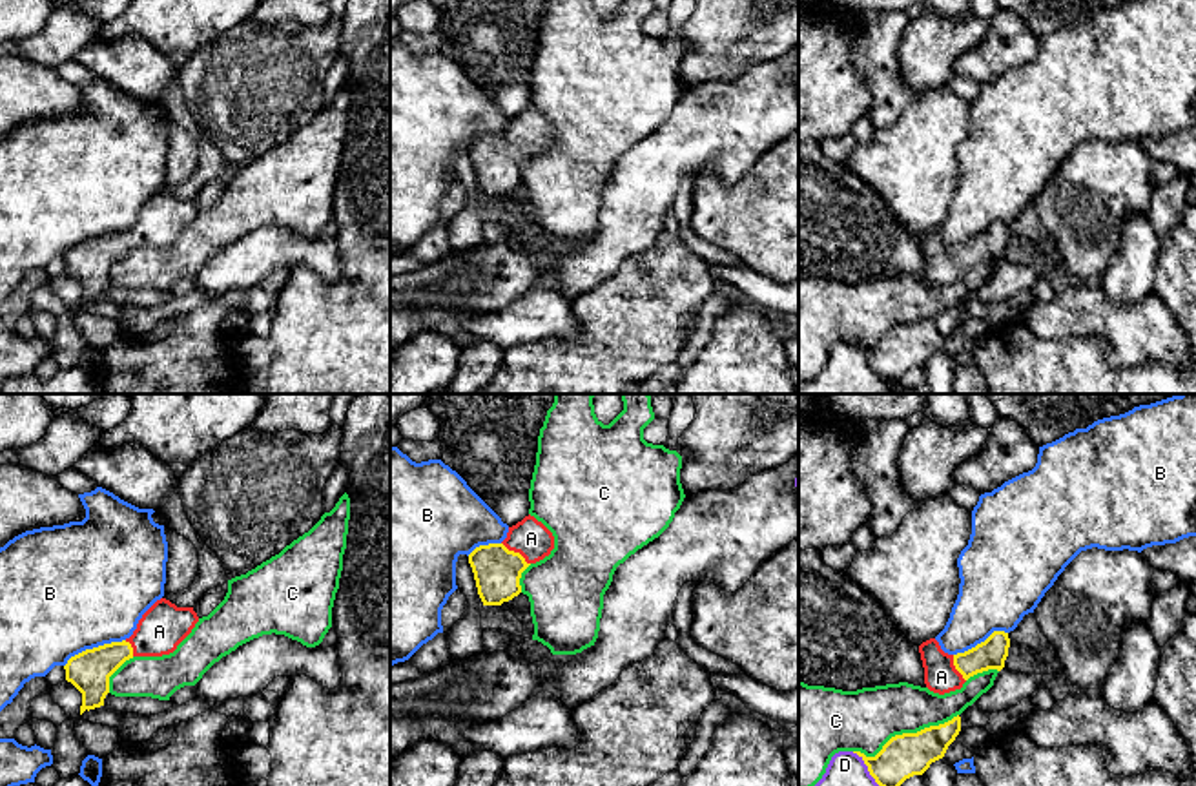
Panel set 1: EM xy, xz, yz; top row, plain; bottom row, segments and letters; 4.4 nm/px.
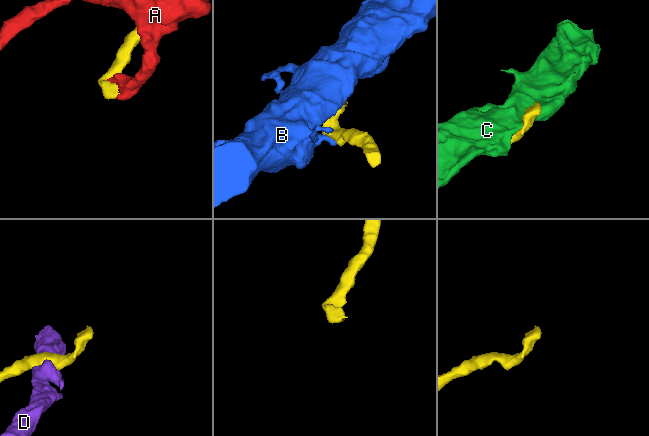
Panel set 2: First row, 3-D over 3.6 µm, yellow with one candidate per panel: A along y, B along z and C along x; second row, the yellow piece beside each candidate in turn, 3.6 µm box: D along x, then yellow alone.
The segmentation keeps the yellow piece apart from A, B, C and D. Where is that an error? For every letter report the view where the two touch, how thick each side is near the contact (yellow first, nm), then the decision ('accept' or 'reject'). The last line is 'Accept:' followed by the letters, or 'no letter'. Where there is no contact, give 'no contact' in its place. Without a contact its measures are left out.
A: xz | 200/170 nm | accept
B: xy | 180/500 nm | reject
C: yz | 190/280 nm | reject
D: yz | 190/300 nm | reject
Accept: A

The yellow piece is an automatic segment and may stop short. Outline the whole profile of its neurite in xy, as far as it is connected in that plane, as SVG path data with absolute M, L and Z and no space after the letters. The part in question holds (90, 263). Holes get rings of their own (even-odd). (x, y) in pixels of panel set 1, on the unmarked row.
M166 190L157 191L139 212L133 226L122 233L86 241L64 257L66 272L82 284L80 306L104 297L109 268L133 248L162 248L191 224L199 213L193 199L177 199Z

